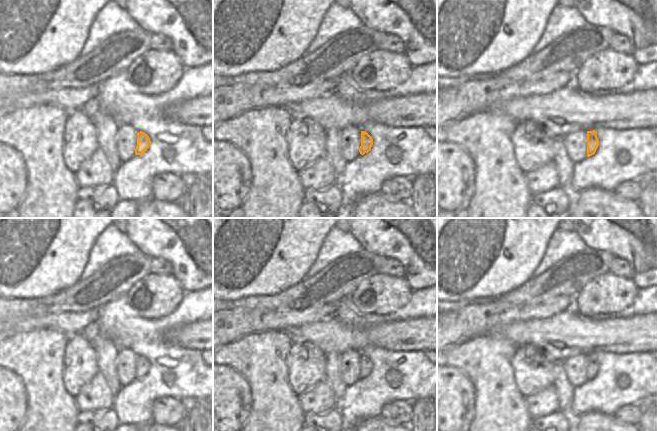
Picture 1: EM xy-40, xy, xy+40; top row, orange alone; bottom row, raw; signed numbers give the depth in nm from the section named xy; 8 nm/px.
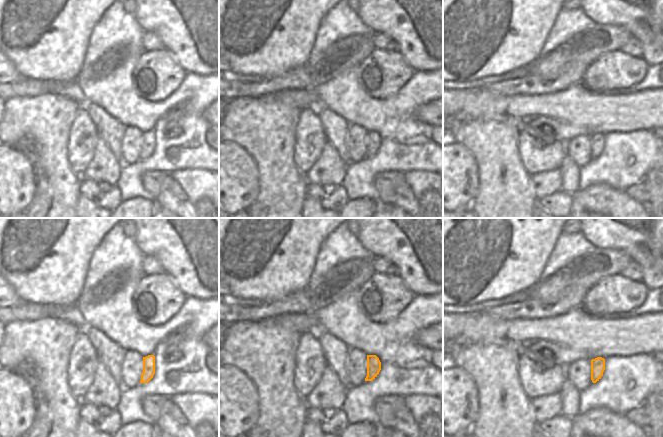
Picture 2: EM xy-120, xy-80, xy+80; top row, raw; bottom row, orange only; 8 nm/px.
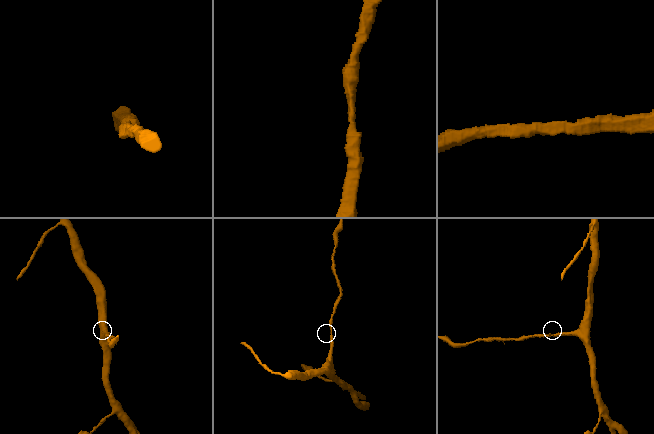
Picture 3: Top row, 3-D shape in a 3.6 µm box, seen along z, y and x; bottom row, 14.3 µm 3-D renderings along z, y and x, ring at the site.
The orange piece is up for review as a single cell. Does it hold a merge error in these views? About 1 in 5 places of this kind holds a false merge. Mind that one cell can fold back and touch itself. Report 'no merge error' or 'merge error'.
no merge error

